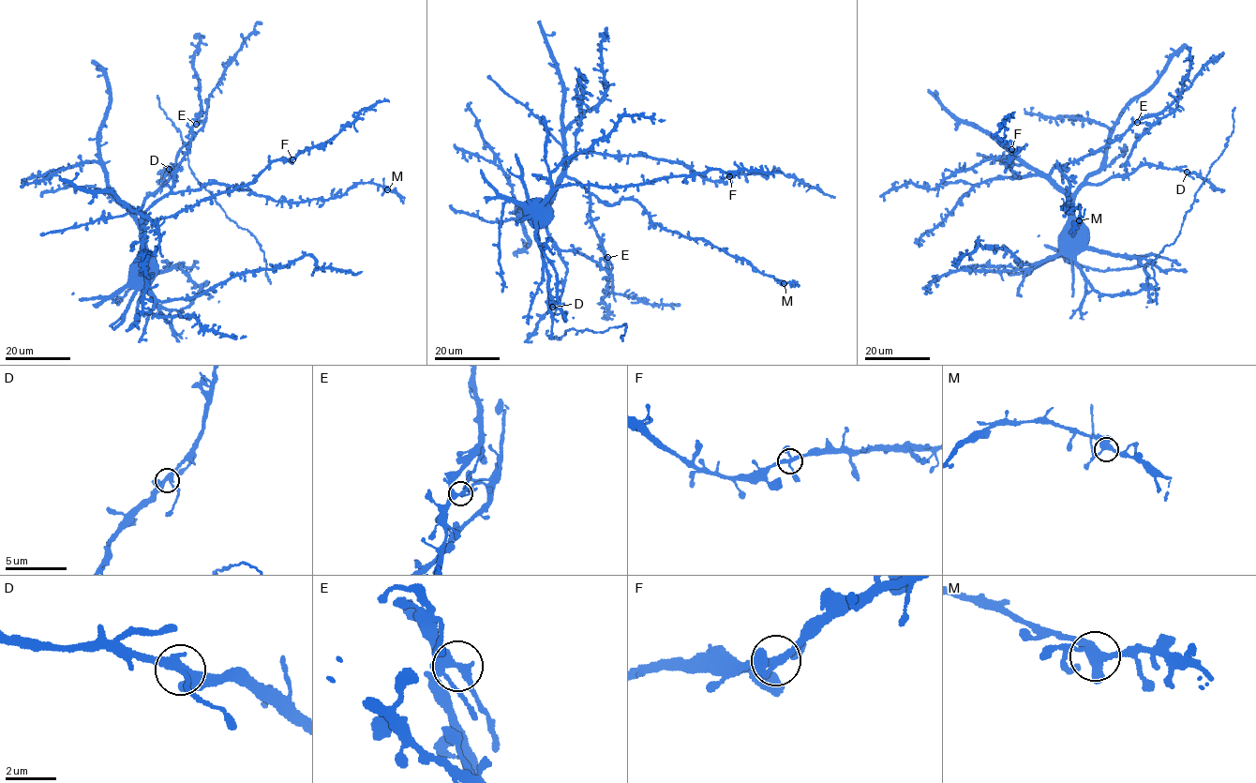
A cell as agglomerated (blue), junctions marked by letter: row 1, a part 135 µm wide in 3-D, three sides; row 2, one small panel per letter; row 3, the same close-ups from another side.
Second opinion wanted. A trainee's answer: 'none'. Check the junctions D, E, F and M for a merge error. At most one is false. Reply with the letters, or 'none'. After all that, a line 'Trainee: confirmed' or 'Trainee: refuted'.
E
Trainee: refuted

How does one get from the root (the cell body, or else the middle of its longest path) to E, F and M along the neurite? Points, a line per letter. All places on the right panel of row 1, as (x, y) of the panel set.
E: (1072, 238), (1072, 199), (1051, 179), (1049, 173), (1055, 167), (1095, 154), (1137, 121)
F: (1072, 238), (1072, 202), (1045, 177), (1034, 175), (1015, 178), (1006, 164), (1021, 149), (1011, 149)
M: (1072, 238), (1072, 199), (1050, 177), (1069, 169), (1058, 164), (1069, 181), (1062, 207), (1080, 207), (1079, 220)

